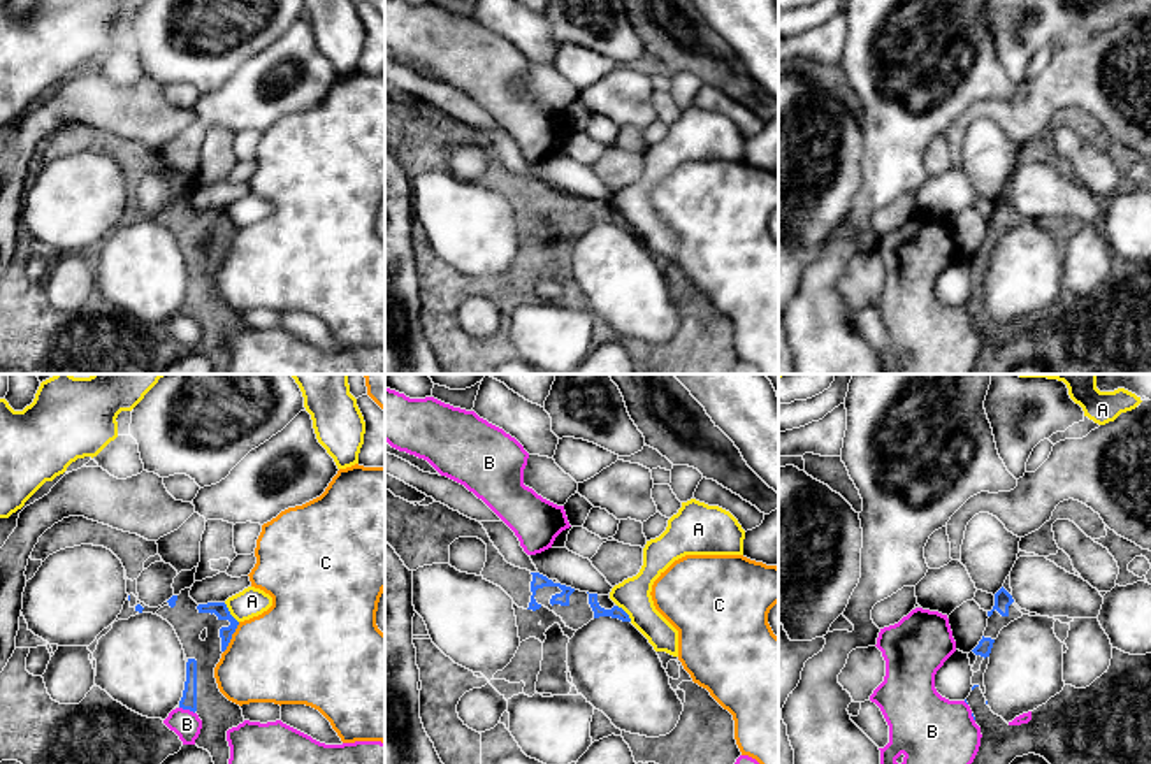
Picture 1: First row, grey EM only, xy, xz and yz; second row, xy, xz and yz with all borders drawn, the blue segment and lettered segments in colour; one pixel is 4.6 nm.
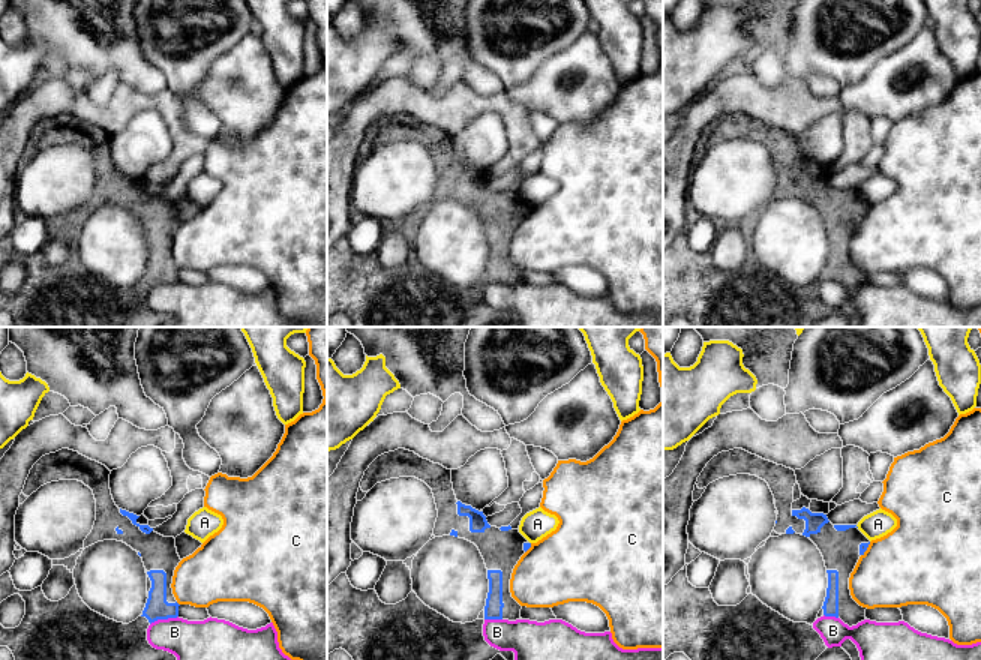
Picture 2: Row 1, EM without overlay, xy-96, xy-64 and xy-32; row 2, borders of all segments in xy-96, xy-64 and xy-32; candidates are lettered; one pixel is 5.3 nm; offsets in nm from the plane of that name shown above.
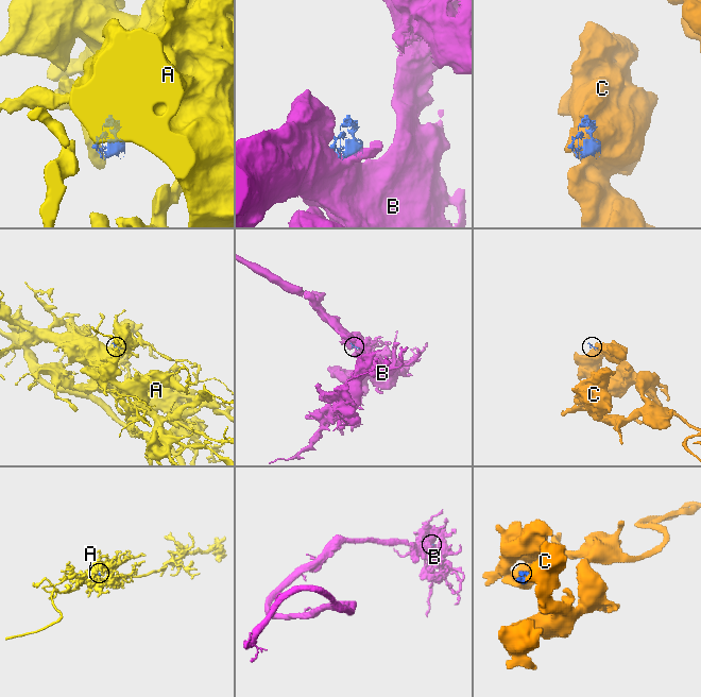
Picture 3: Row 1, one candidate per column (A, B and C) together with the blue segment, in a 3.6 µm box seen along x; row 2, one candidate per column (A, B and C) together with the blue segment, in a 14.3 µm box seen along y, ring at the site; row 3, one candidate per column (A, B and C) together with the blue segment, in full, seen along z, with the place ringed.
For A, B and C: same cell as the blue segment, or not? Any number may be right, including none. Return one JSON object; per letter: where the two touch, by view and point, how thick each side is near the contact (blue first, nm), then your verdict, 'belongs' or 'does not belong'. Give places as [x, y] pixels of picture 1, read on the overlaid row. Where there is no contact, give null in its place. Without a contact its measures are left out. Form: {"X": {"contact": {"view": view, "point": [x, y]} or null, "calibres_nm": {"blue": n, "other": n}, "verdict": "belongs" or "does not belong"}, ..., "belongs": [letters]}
{"A": {"contact": {"view": "xy", "point": [229, 613]}, "calibres_nm": {"blue": 70, "other": 130}, "verdict": "does not belong"}, "B": {"contact": {"view": "xy", "point": [187, 708]}, "calibres_nm": {"blue": 80, "other": 130}, "verdict": "does not belong"}, "C": {"contact": {"view": "xy", "point": [231, 638]}, "calibres_nm": {"blue": 70, "other": 420}, "verdict": "does not belong"}, "belongs": []}

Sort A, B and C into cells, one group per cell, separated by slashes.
A / B / C

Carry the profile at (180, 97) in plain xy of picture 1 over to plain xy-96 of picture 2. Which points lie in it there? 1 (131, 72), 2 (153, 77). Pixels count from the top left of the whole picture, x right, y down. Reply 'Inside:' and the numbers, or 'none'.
Inside: 1, 2

